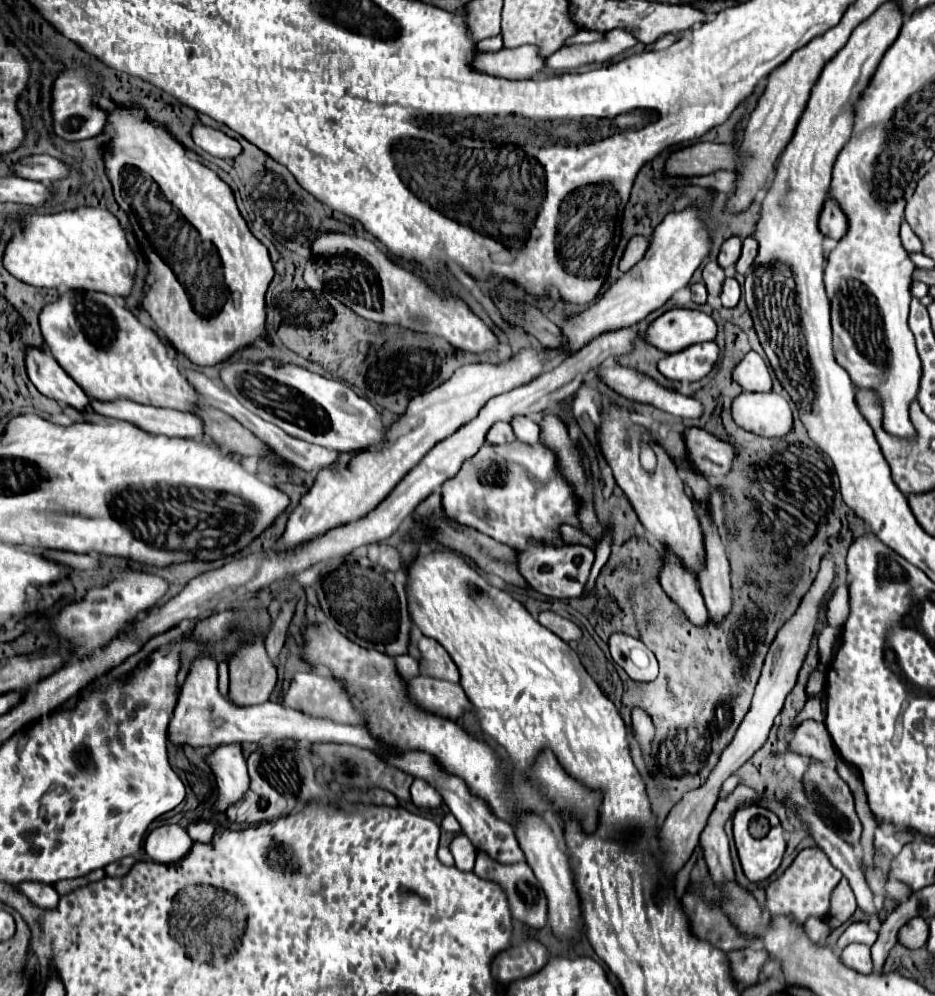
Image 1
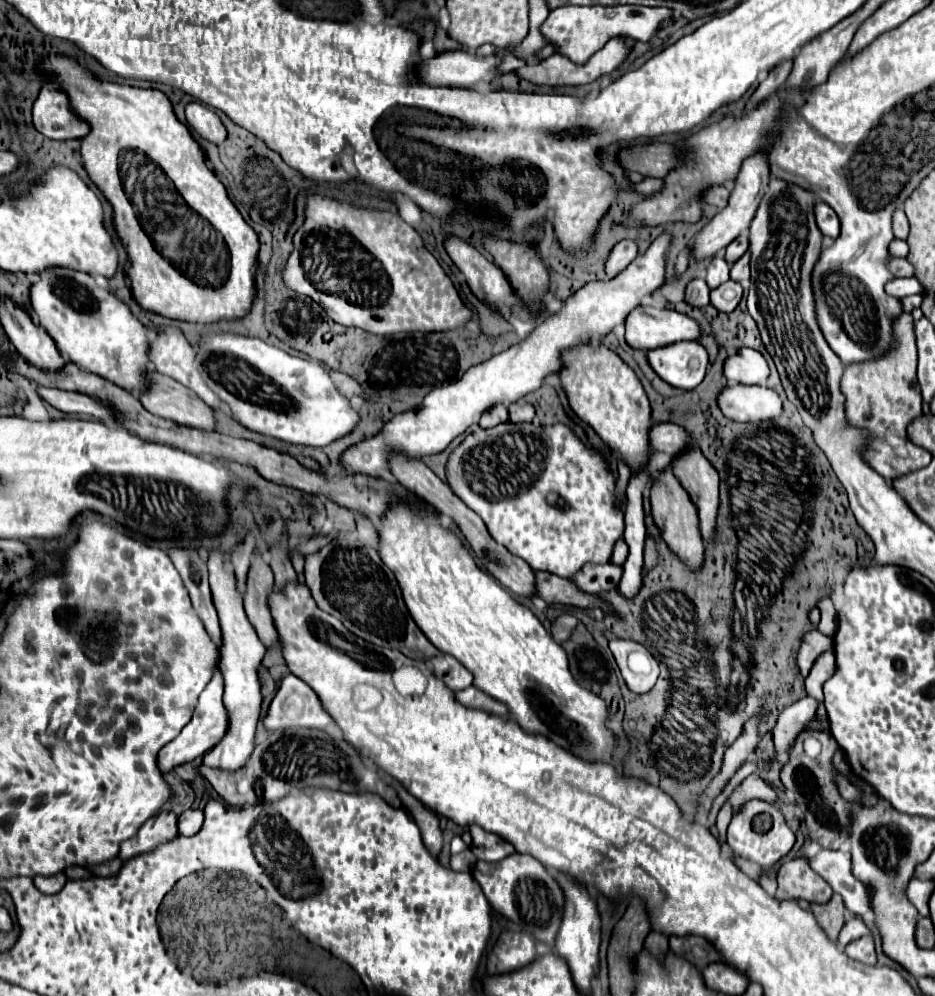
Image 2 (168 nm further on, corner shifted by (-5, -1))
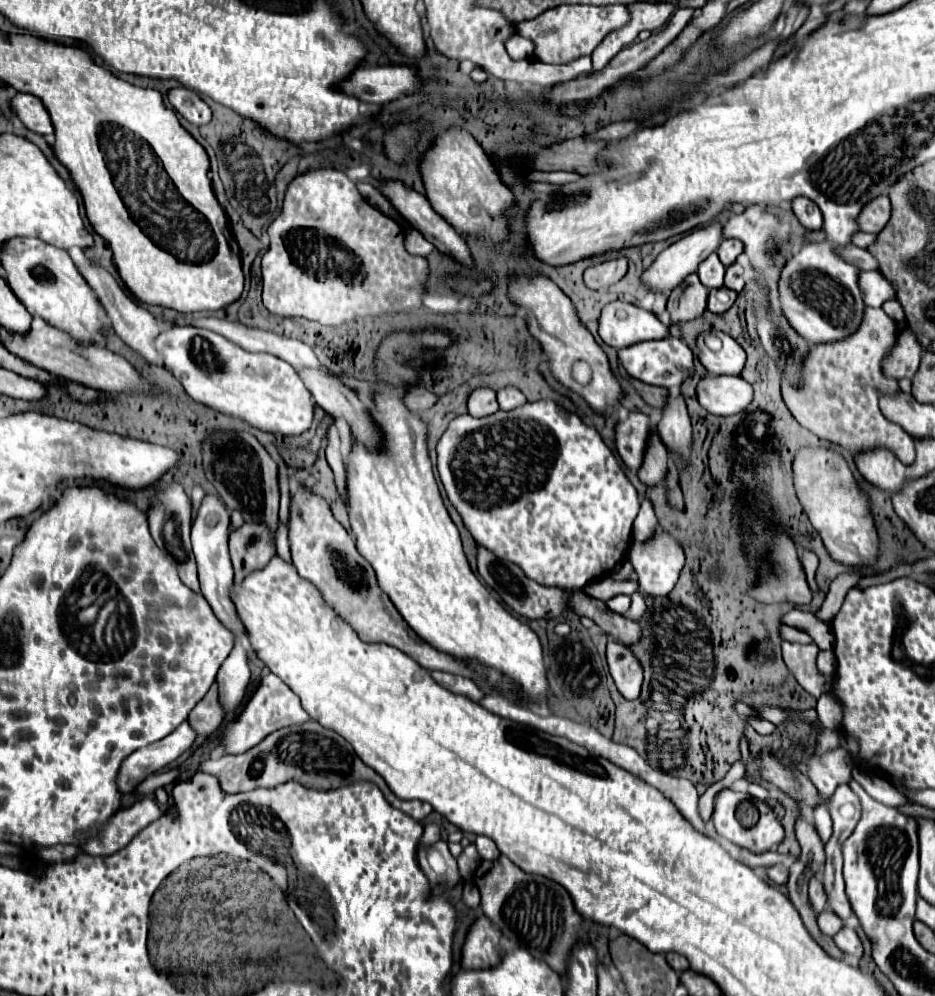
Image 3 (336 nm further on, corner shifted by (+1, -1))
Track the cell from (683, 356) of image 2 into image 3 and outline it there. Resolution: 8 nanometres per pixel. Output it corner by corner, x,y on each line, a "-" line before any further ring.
666,337
658,341
642,341
618,351
620,365
628,371
630,377
658,387
680,387
692,375
692,351
688,345
676,337

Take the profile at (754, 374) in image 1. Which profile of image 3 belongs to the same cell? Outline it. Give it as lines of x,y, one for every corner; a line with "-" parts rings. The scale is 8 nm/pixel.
718,331
716,335
722,341
720,351
710,351
704,343
704,333
698,335
696,345
700,349
700,353
698,353
700,363
714,375
740,375
742,367
746,363
746,353
730,335
722,333
722,331

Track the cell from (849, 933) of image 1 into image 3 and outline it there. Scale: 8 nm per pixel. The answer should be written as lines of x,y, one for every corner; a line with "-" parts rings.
822,911
818,913
818,927
824,935
836,935
840,927
844,927
844,921
838,919
838,915
834,915
832,911

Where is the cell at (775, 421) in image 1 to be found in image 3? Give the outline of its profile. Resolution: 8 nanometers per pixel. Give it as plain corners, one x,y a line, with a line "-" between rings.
706,375
696,387
700,405
712,415
736,415
752,399
752,387
742,377

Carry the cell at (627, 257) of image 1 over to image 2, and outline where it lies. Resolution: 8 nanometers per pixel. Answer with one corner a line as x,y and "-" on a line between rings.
632,239
620,241
612,249
610,257
606,259
606,273
608,273
608,277
616,277
620,271
624,271
636,259
636,255
638,255
638,245

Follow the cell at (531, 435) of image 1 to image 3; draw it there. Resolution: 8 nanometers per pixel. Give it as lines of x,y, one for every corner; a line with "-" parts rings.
508,385
508,387
502,387
502,389
498,391
498,403
500,403
500,409
510,411
510,409
526,403
526,397
522,395
520,389

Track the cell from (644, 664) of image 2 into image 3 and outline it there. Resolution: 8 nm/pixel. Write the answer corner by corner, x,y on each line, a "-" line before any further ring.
608,641
606,661
620,695
628,701
638,699
642,685
642,667
634,653
628,647
622,647
618,641

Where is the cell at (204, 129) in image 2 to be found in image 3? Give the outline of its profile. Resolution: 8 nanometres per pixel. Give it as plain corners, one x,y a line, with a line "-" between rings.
174,87
168,91
170,105
190,123
206,125
210,121
210,107
200,99
200,95
188,87

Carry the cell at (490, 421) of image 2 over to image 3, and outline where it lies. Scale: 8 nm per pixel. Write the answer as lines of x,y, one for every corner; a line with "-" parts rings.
478,387
470,393
468,397
468,413
474,417
486,417
498,411
498,401
496,401
496,391
490,387

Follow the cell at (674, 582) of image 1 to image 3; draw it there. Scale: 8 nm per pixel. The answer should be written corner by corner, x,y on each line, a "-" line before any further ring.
652,429
650,437
648,437
648,443
646,443
642,465
638,469
638,477
646,485
654,487
654,485
662,485
664,483
666,471
668,471
668,451
666,451
664,443
660,441
658,431

